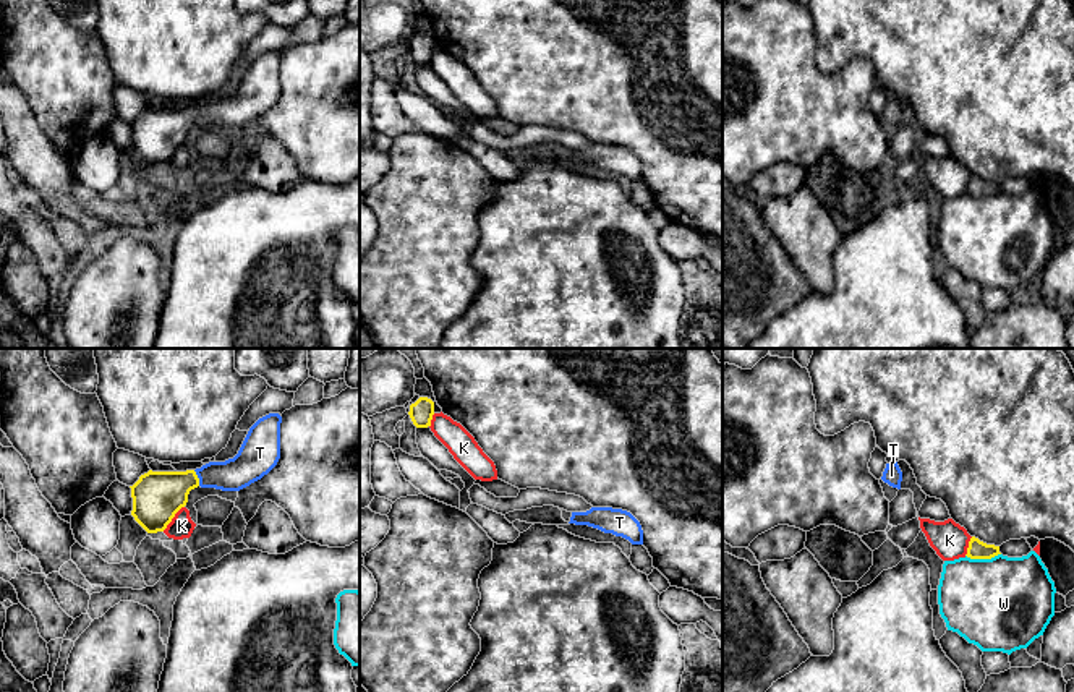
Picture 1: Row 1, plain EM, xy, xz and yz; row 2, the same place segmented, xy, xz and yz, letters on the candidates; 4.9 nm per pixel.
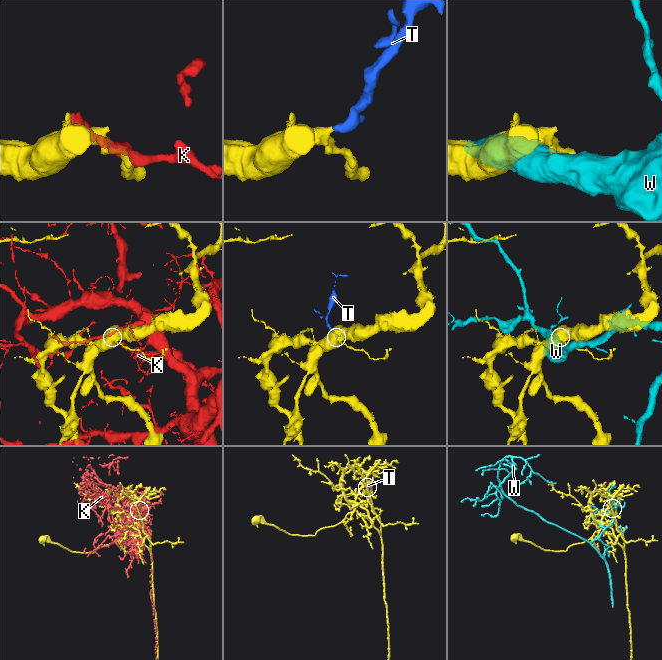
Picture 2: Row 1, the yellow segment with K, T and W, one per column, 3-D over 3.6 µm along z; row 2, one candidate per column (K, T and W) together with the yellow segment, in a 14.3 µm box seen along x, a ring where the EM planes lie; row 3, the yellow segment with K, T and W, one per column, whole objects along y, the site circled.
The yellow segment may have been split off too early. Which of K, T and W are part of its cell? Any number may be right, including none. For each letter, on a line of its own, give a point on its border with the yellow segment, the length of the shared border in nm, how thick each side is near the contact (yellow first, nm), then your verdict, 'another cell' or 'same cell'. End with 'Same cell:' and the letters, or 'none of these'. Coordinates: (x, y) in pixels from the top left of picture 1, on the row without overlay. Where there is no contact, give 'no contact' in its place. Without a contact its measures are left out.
K: meets yellow in xy at (172, 154); contact 170 nm long; 240 nm thick on the yellow side, 120 nm on the other; another cell
T: meets yellow in xy at (198, 115); contact 90 nm long; 240 nm thick on the yellow side, 160 nm on the other; same cell
W: meets yellow in yz at (982, 195); contact 180 nm long; 100 nm thick on the yellow side, 460 nm on the other; another cell
Same cell: T

